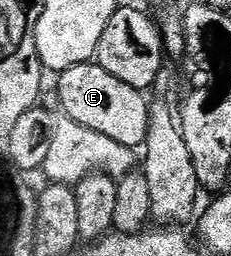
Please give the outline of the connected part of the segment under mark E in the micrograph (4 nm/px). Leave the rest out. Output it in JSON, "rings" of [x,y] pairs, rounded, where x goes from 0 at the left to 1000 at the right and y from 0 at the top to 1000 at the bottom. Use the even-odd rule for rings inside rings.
{"rings":[[[420,238],[316,254],[316,270],[268,281],[251,309],[247,367],[273,414],[268,445],[316,457],[316,473],[368,488],[368,504],[420,504],[420,520],[489,535],[489,551],[545,574],[602,582],[632,563],[645,402],[619,391],[623,359],[606,344],[506,316],[506,301],[455,285]]]}

